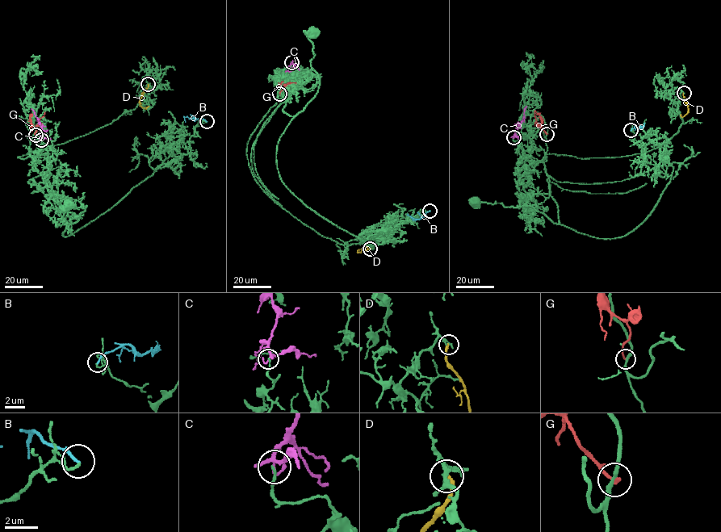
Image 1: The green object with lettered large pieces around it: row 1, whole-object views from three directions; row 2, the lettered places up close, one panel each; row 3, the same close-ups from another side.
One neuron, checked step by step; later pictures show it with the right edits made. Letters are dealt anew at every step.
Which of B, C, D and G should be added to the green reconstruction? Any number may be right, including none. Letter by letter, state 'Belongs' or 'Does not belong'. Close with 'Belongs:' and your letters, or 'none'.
B: Does not belong
C: Does not belong
D: Does not belong
G: Does not belong
Belongs: none

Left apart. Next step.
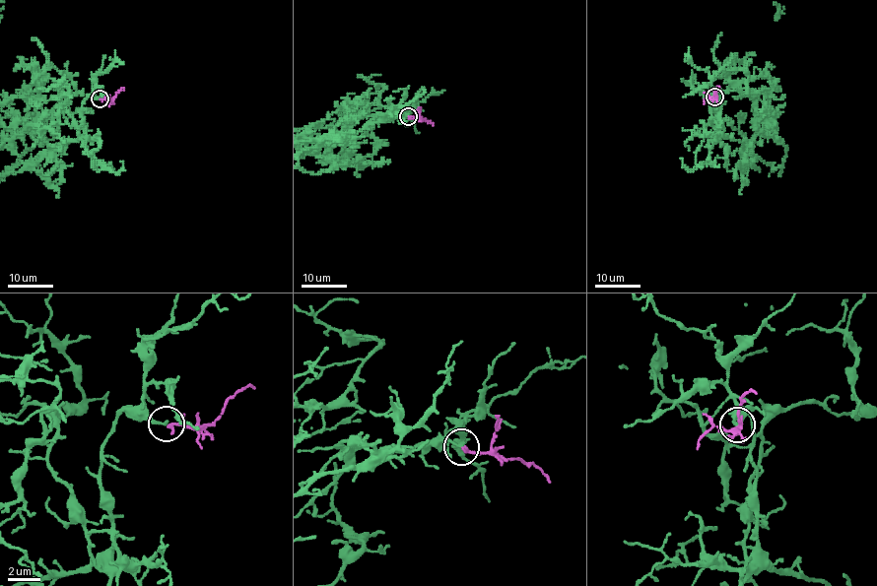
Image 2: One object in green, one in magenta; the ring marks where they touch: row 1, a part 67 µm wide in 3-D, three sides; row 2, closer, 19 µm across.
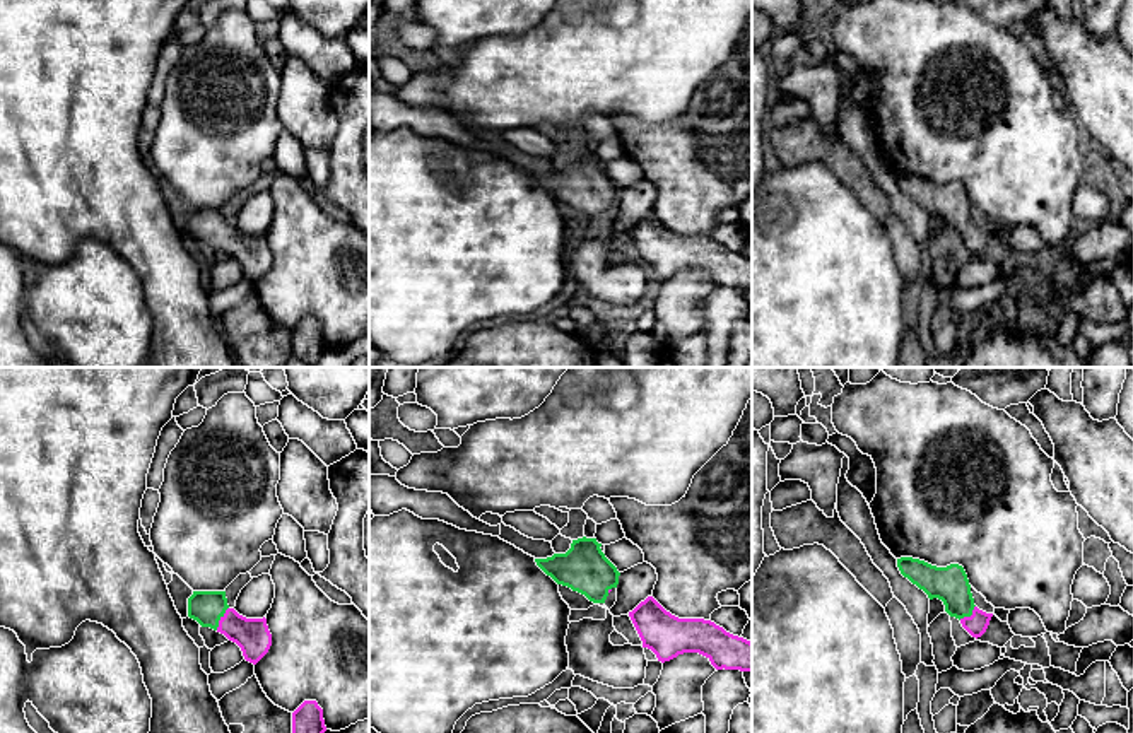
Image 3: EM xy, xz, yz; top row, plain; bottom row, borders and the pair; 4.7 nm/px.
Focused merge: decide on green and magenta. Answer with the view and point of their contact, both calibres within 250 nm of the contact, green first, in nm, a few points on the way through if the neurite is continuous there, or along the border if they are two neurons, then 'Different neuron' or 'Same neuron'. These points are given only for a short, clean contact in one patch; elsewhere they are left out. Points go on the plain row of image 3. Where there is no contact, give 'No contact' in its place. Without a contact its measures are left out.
Touches green at xy (219, 236). Thickness 160 nm (green) against 160 nm. Path across: xy (205, 224), (219, 236), (252, 252). Same neuron

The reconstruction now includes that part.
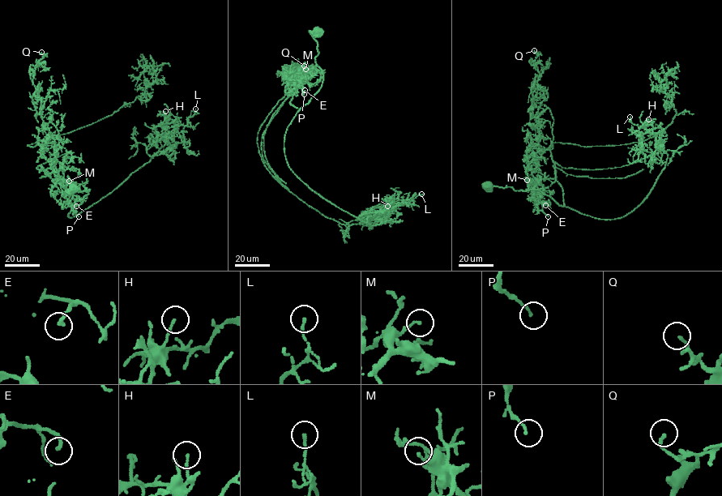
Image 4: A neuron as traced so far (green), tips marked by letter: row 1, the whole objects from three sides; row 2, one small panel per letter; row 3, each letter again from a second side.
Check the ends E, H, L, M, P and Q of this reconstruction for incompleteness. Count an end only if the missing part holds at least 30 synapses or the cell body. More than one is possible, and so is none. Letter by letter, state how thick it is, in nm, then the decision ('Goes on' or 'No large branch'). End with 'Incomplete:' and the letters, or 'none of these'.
E: Thickness 170 nm. No large branch
H: Thickness 130 nm. No large branch
L: Thickness 120 nm. No large branch
M: Thickness 160 nm. No large branch
P: Thickness 130 nm. No large branch
Q: Thickness 170 nm. No large branch
Incomplete: none of these

